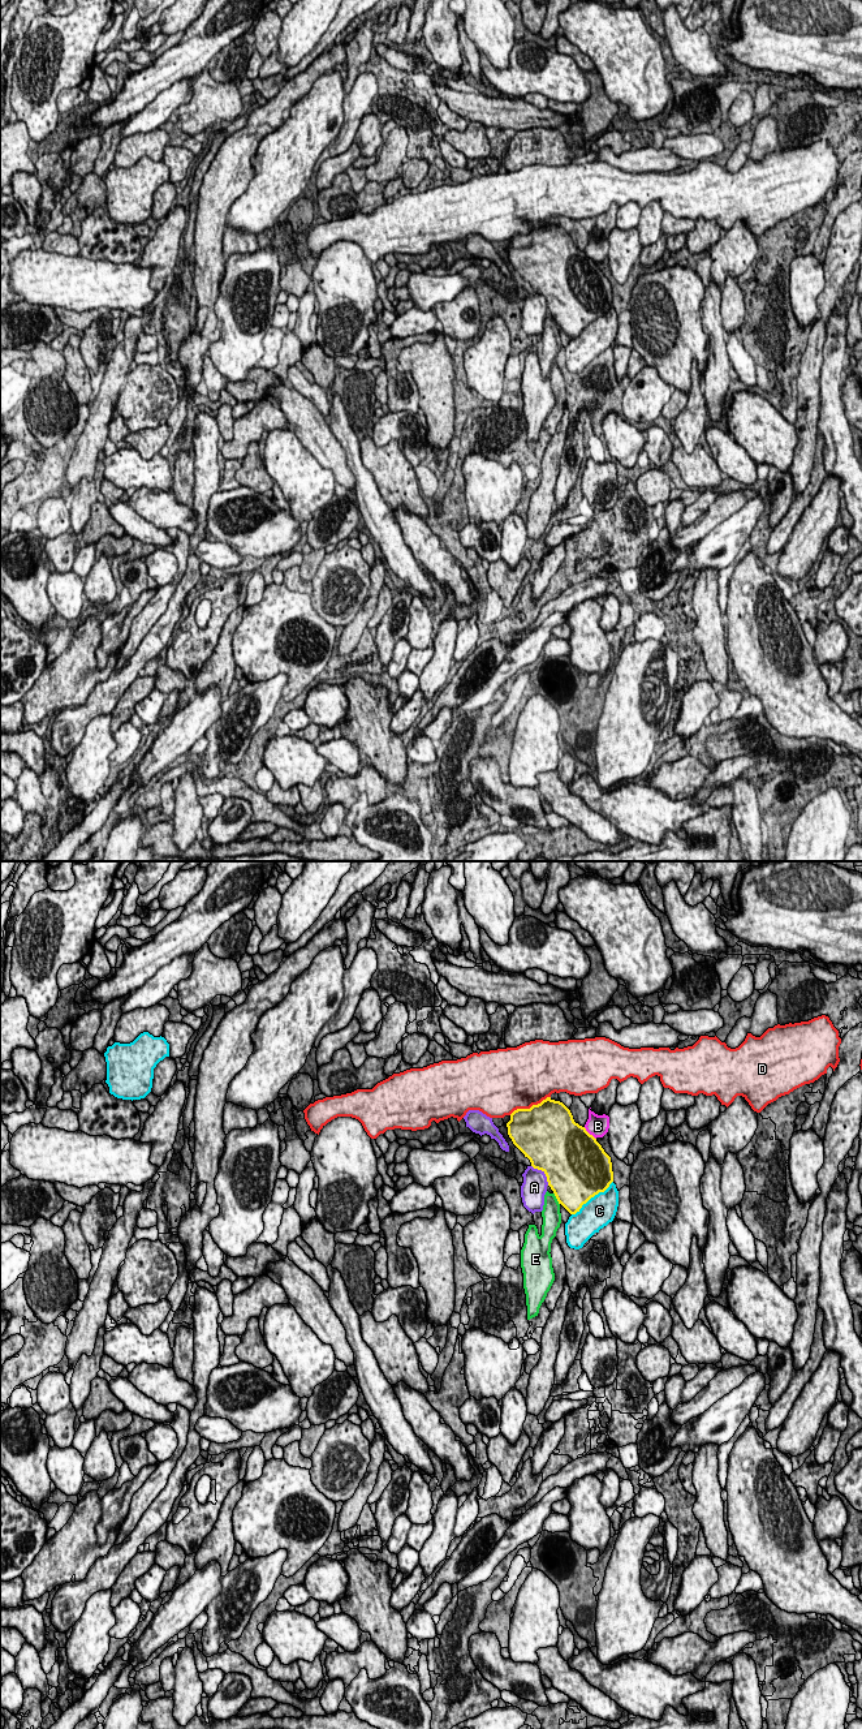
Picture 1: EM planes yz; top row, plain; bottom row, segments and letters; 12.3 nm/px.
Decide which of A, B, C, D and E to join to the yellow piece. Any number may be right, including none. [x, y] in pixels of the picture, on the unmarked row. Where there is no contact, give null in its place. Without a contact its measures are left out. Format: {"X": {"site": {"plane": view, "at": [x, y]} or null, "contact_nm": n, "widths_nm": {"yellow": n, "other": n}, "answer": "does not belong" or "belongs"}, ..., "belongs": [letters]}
{"A": {"site": {"plane": "yz", "at": [544, 297]}, "contact_nm": 340, "widths_nm": {"yellow": 500, "other": 320}, "answer": "belongs"}, "B": {"site": {"plane": "yz", "at": [589, 258]}, "contact_nm": 220, "widths_nm": {"yellow": 500, "other": 260}, "answer": "does not belong"}, "C": {"site": {"plane": "yz", "at": [593, 321]}, "contact_nm": 650, "widths_nm": {"yellow": 500, "other": 380}, "answer": "does not belong"}, "D": {"site": {"plane": "yz", "at": [530, 232]}, "contact_nm": 550, "widths_nm": {"yellow": 500, "other": 460}, "answer": "does not belong"}, "E": {"site": {"plane": "yz", "at": [556, 322]}, "contact_nm": 170, "widths_nm": {"yellow": 500, "other": 240}, "answer": "does not belong"}, "belongs": ["A"]}

